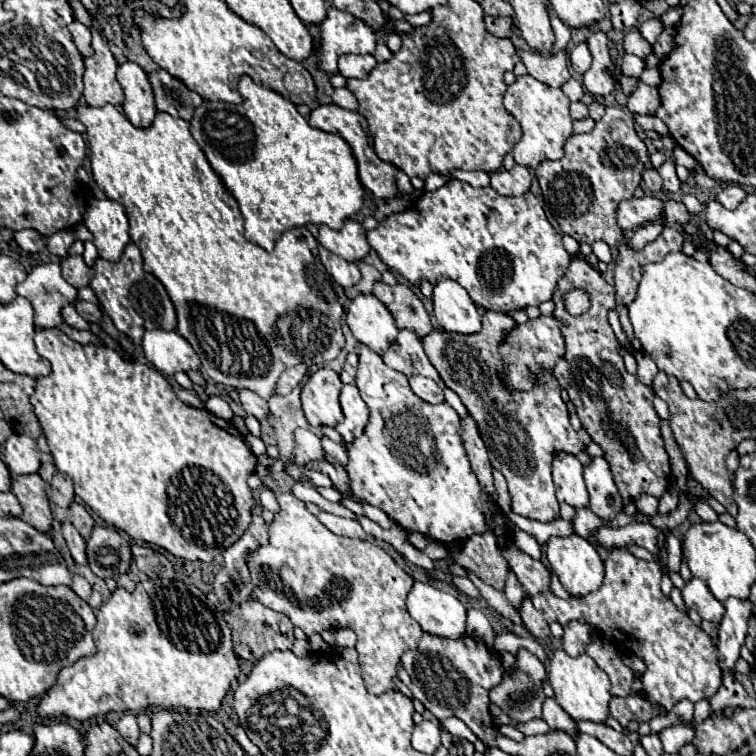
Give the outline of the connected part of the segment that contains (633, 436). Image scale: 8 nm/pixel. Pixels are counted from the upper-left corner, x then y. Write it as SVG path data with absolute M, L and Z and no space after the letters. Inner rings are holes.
M581 253L573 255L571 265L563 279L559 279L553 295L555 311L553 317L561 323L567 353L565 359L571 365L571 387L569 397L577 409L583 429L595 443L605 449L605 459L611 465L613 479L625 503L635 501L641 493L661 497L669 485L671 467L663 447L659 431L659 415L645 393L653 393L651 387L643 385L637 375L629 375L623 365L623 347L619 345L607 313L615 309L615 287L609 285L597 269L593 269ZM571 289L585 289L591 295L591 307L579 317L571 317L563 307L563 295Z

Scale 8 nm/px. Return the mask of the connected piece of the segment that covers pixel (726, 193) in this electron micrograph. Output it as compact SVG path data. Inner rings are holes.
M727 185L717 191L717 201L727 209L735 209L743 199L745 199L745 191L739 185Z

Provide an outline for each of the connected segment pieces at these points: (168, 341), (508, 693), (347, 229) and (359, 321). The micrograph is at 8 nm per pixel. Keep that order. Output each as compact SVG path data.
M145 331L143 351L147 361L163 375L197 371L199 357L177 331Z
M519 649L515 657L519 663L519 675L503 675L503 681L489 691L489 699L513 721L527 723L541 717L541 703L545 699L541 691L545 667L527 649Z
M347 219L339 231L335 231L327 225L319 225L317 239L325 249L329 249L331 253L335 253L347 261L353 261L353 263L363 259L371 251L363 225L353 219Z
M373 293L357 295L349 305L345 321L353 337L379 355L387 351L399 333L391 311Z

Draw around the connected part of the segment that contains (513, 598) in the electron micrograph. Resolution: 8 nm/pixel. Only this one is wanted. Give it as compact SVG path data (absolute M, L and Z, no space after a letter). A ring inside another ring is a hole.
M509 571L509 575L507 575L507 579L505 579L505 589L503 589L503 593L505 593L507 601L509 601L515 609L521 607L521 601L525 599L525 593L523 593L521 583L515 579L515 575L513 575L511 571Z

